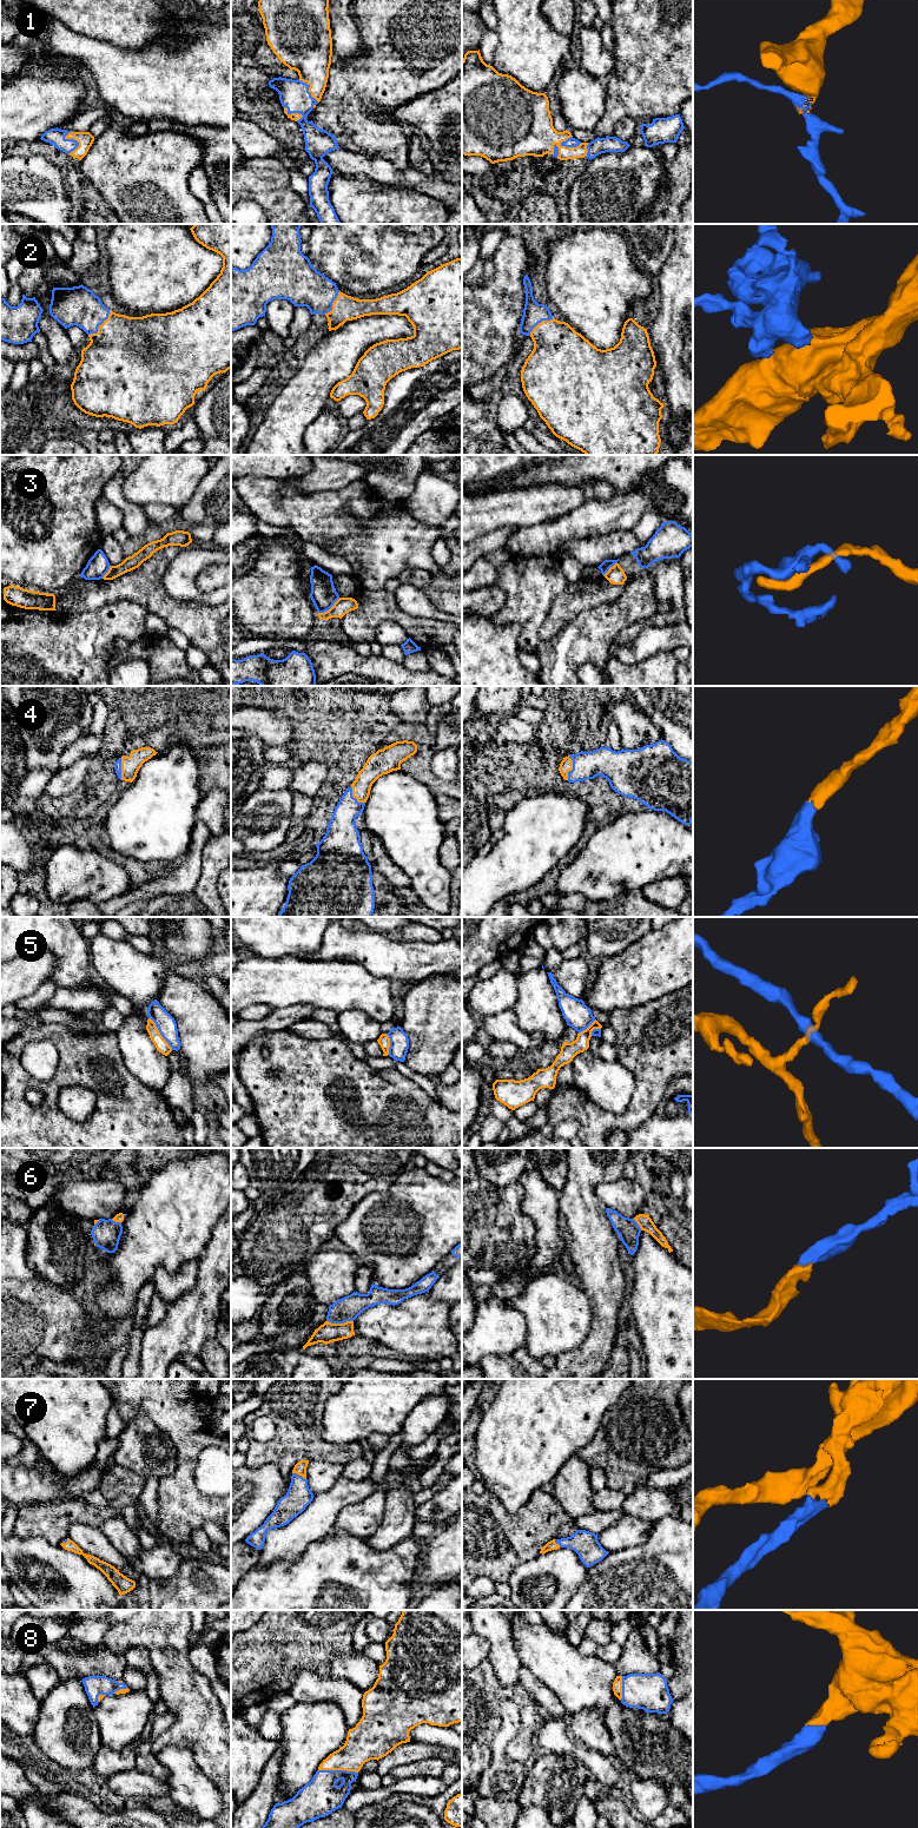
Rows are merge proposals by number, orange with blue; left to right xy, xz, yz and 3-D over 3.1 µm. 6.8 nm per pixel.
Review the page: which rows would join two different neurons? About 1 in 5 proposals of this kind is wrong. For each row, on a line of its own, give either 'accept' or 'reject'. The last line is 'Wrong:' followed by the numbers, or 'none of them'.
1: accept
2: accept
3: reject
4: accept
5: reject
6: accept
7: accept
8: accept
Wrong: 3, 5

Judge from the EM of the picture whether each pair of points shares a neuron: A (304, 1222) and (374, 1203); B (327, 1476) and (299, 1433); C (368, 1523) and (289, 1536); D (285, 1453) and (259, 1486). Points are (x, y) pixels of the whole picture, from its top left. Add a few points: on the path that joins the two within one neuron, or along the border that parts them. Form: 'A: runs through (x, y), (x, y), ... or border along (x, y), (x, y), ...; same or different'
A: border along (372, 1190), (352, 1208), (335, 1231); different
B: border along (309, 1460), (324, 1460), (343, 1465); different
C: border along (348, 1505), (338, 1513), (330, 1532); different
D: border along (250, 1466), (276, 1463), (283, 1478), (289, 1484); different

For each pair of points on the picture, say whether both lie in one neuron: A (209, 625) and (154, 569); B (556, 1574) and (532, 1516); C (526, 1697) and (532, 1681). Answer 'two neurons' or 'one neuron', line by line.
A: one neuron
B: two neurons
C: two neurons

